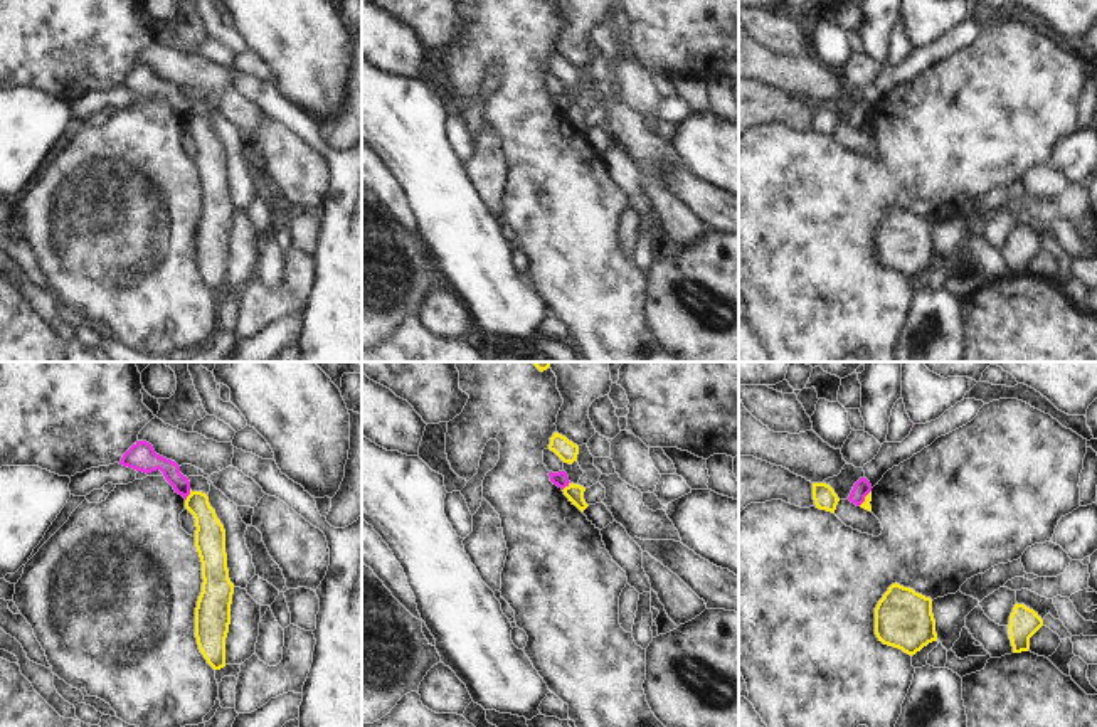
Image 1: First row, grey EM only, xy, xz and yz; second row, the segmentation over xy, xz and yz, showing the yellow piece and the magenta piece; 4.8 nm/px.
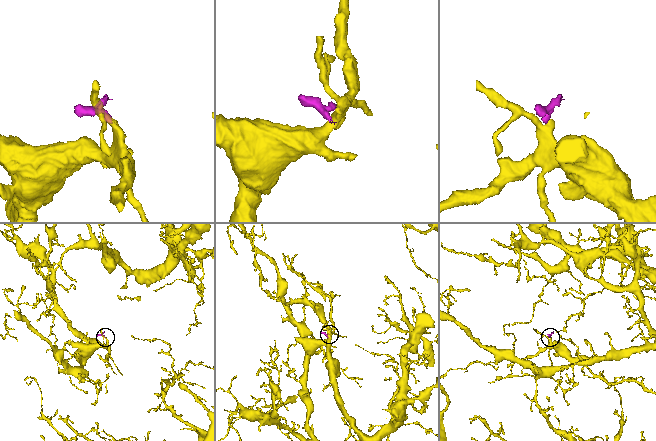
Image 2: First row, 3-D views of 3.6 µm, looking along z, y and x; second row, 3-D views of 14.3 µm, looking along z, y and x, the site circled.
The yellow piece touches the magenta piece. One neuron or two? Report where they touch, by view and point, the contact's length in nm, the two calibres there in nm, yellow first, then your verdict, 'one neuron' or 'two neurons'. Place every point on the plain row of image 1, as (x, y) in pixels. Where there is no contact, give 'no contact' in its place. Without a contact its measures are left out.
xy (189, 118) | 60 nm | 140/100 nm | two neurons

